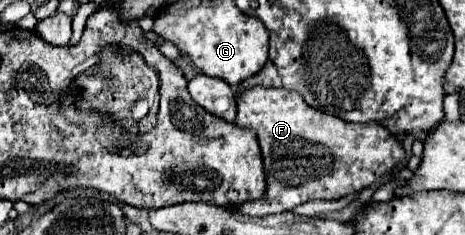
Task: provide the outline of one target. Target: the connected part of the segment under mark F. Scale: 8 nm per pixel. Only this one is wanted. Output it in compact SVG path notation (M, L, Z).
M255 86L239 94L235 124L257 132L265 164L265 194L255 202L231 206L233 212L247 216L269 216L311 200L337 200L361 192L405 158L401 142L383 124L353 124L323 114L285 88Z

